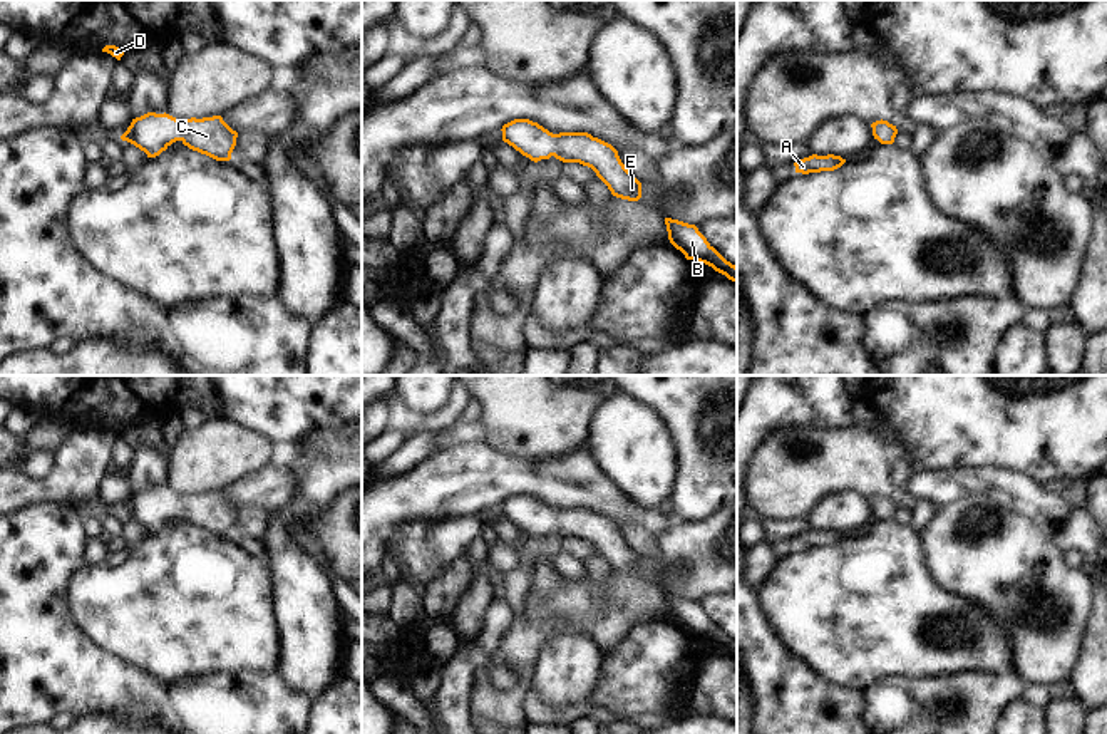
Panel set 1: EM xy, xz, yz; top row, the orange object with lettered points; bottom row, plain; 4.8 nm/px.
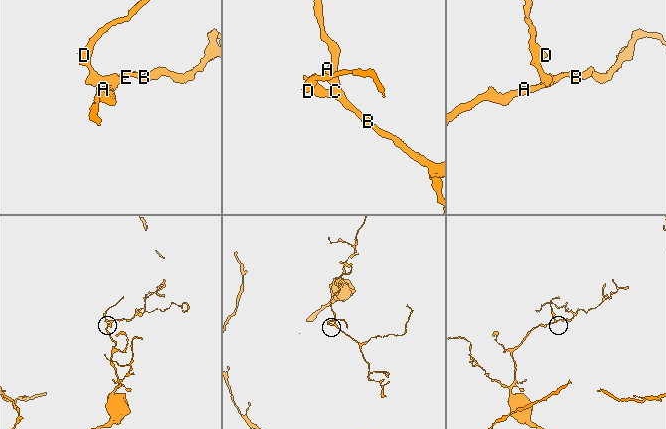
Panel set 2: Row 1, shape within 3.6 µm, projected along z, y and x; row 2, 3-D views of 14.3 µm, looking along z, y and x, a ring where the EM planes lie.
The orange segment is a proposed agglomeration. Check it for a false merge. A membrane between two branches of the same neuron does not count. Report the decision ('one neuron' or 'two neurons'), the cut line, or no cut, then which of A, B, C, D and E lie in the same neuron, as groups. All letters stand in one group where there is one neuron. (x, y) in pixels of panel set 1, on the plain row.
one neuron | no cut | A B C D E

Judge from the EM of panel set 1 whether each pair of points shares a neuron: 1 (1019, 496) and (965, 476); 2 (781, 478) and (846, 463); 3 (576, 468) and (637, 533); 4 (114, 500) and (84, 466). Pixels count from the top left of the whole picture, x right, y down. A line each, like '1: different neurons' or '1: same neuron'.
1: same neuron
2: same neuron
3: different neurons
4: different neurons

